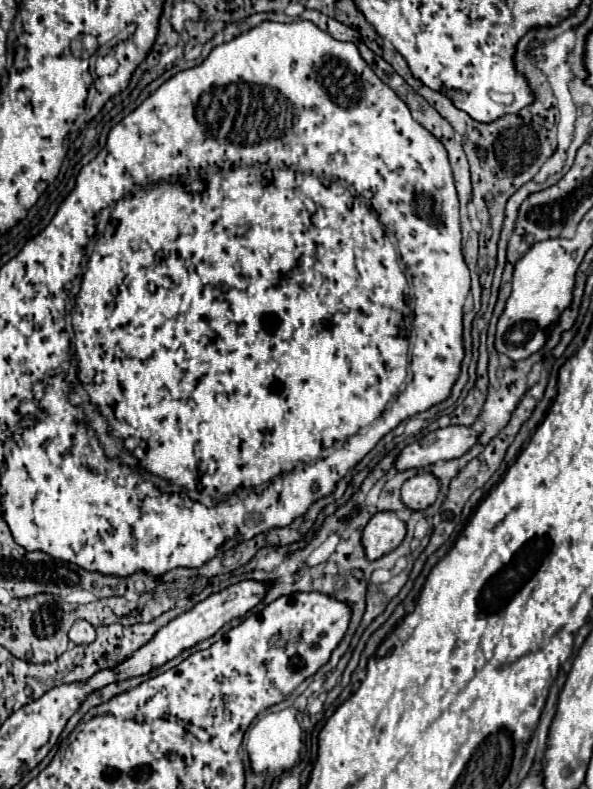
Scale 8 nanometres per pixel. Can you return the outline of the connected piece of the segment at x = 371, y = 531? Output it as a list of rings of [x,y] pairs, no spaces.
[[[394,511],[376,513],[362,533],[362,545],[370,561],[396,549],[406,537],[406,523]]]

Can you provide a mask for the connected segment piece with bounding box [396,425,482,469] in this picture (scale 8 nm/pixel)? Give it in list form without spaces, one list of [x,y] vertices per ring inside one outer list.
[[[450,425],[436,429],[404,447],[396,459],[396,469],[426,467],[436,461],[462,457],[478,443],[480,433],[482,431],[474,429],[472,425]]]

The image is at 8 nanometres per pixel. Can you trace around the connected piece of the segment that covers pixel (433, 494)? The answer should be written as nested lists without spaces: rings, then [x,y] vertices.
[[[430,473],[414,475],[402,485],[402,501],[406,503],[406,507],[414,511],[430,507],[436,501],[438,493],[440,493],[440,481]]]

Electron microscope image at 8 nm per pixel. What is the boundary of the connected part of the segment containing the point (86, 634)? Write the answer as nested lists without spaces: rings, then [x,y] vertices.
[[[76,621],[72,625],[68,637],[70,637],[70,641],[74,645],[88,645],[88,643],[92,643],[96,639],[96,631],[88,621]]]

